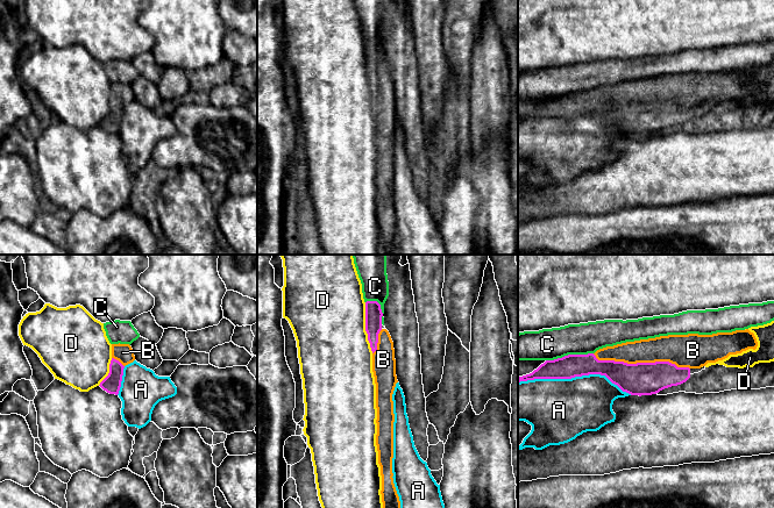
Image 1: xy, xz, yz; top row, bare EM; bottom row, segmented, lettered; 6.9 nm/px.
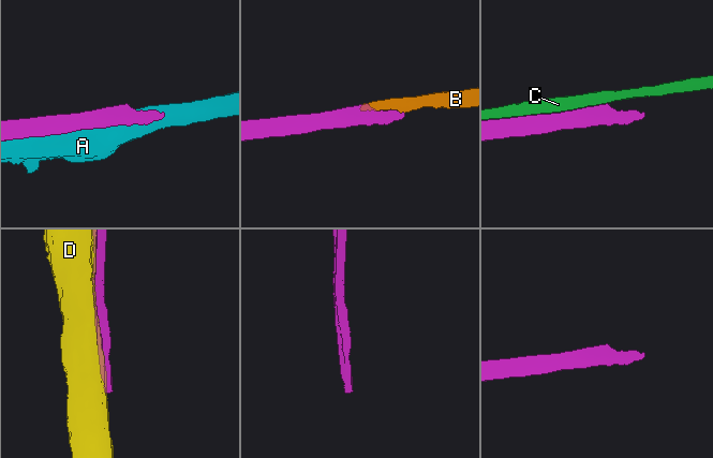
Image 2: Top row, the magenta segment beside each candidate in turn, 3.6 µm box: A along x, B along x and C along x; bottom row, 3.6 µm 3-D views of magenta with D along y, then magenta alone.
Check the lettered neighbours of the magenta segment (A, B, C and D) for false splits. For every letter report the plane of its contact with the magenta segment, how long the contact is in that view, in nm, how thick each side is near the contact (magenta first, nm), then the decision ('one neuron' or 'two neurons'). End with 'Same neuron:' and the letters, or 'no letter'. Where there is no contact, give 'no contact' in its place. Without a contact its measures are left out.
A: yz | 800 nm | 160/420 nm | two neurons
B: yz | 700 nm | 220/190 nm | one neuron
C: yz | 340 nm | 160/220 nm | two neurons
D: xz | 360 nm | 120/500 nm | two neurons
Same neuron: B

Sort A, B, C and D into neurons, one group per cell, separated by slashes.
A / B / C / D

